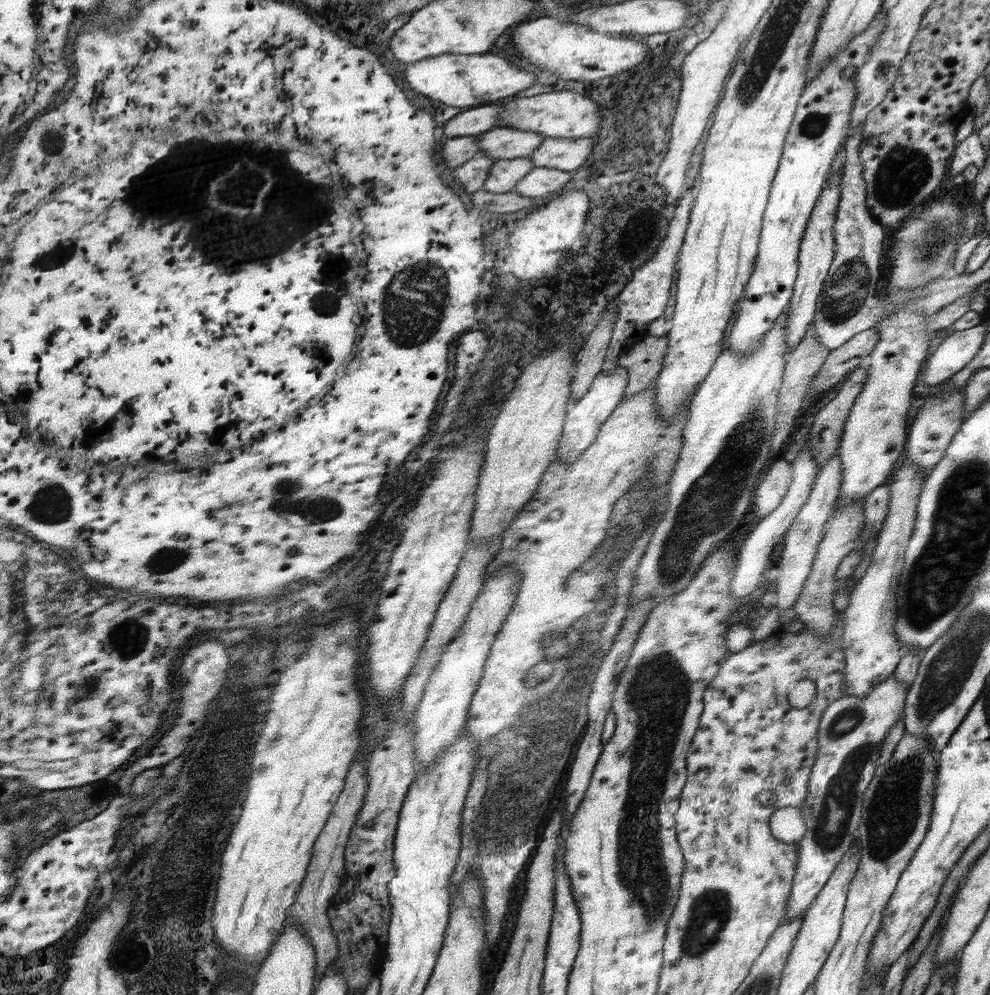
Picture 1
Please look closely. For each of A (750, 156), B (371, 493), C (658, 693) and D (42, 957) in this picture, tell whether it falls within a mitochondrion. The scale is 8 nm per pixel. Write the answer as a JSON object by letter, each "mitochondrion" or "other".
{"A":"other","B":"other","C":"mitochondrion","D":"other"}

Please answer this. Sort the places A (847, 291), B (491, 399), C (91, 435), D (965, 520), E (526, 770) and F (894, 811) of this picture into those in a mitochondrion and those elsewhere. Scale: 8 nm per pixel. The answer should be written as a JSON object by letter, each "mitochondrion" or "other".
{"A":"mitochondrion","B":"other","C":"other","D":"mitochondrion","E":"mitochondrion","F":"mitochondrion"}

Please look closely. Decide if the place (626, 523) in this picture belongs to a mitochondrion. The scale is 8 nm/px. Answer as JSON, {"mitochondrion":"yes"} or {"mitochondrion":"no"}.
{"mitochondrion":"yes"}

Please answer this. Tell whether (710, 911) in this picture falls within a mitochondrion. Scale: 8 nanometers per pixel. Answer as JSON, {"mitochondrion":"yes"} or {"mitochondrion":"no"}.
{"mitochondrion":"yes"}

